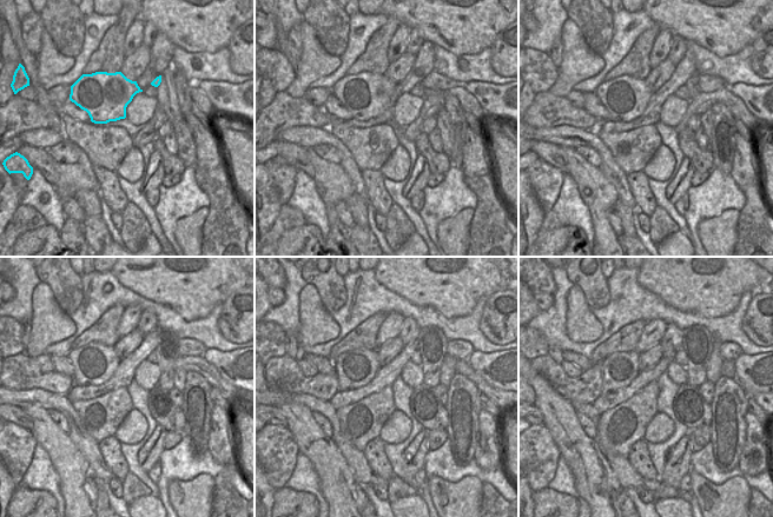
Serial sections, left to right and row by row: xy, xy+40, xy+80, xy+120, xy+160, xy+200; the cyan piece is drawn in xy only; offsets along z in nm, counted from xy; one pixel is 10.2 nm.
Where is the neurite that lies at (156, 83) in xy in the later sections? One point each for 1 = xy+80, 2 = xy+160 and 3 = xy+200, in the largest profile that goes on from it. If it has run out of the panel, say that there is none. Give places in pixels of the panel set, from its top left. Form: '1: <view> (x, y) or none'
1: xy+80 (706, 83)
2: xy+160 (462, 350)
3: xy+200 (729, 351)

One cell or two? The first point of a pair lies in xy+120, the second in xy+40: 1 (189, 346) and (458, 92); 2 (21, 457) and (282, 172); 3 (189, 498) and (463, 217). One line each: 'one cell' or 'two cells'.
1: two cells
2: one cell
3: one cell

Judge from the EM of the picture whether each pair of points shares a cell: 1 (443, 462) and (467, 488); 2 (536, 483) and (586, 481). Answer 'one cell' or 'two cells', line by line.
1: two cells
2: two cells

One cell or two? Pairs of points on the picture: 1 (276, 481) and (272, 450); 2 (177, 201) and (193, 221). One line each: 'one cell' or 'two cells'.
1: one cell
2: two cells

